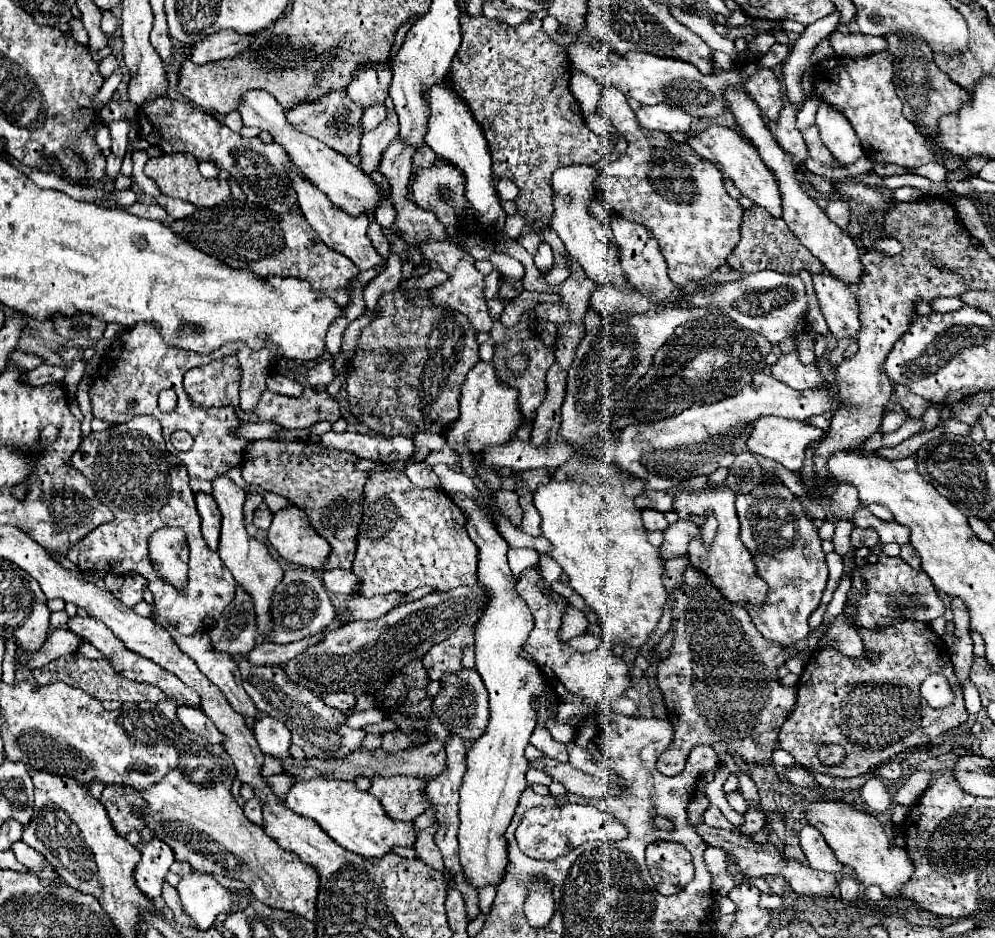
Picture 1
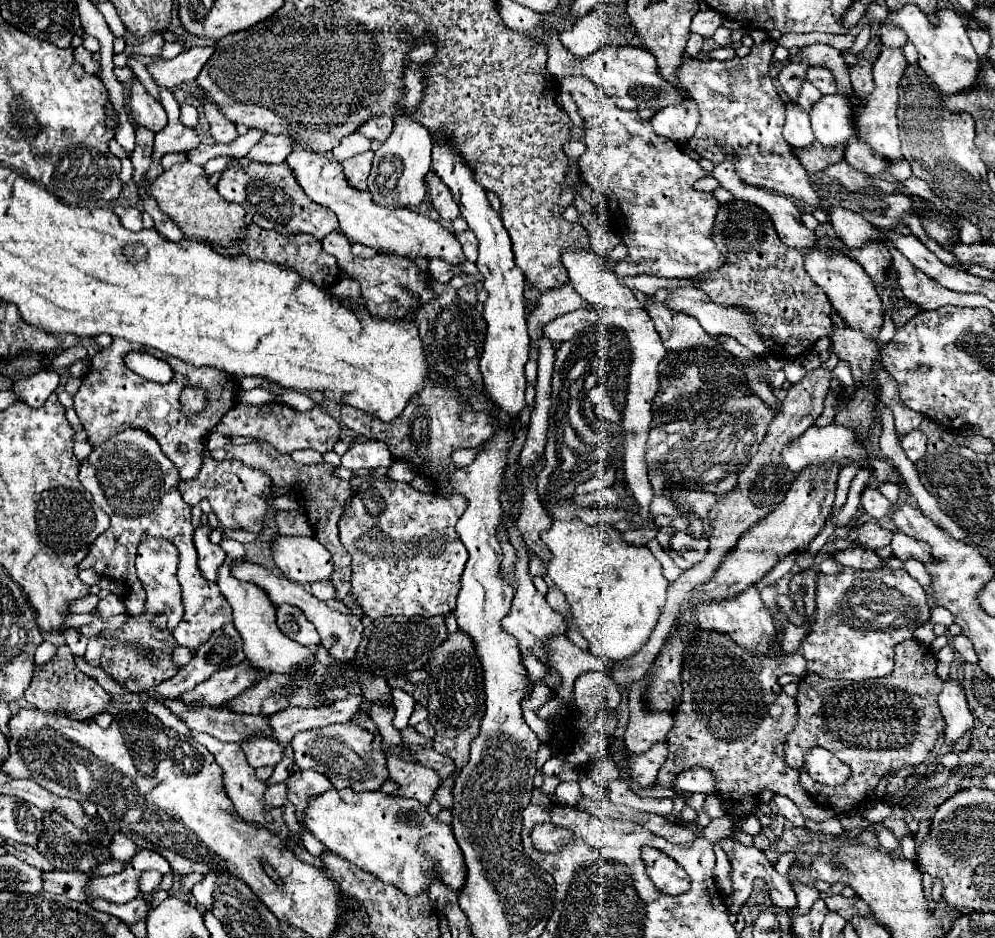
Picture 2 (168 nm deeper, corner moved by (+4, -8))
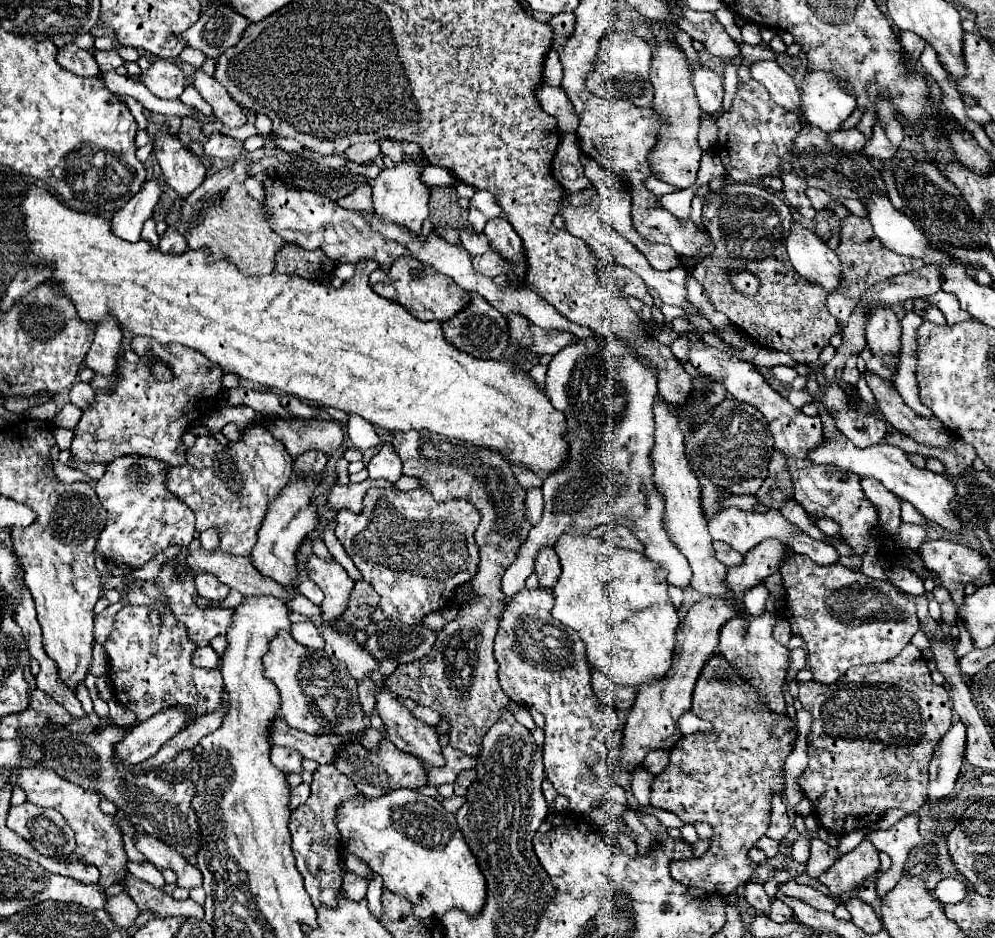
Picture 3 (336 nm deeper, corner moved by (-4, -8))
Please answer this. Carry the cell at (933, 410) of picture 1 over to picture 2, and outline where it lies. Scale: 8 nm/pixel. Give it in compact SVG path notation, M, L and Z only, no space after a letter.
M911 431L909 435L901 437L901 447L907 453L907 457L917 463L919 459L925 457L925 449L927 449L927 437L921 431Z

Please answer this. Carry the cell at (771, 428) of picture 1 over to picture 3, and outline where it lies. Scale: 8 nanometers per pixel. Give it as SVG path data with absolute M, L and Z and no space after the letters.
M821 409L821 421L823 421L823 441L821 445L817 445L815 449L809 451L809 461L813 465L835 465L839 469L857 473L861 479L865 477L873 477L877 481L881 481L885 485L885 489L893 491L899 499L905 499L909 503L915 505L915 509L929 521L939 523L941 527L959 533L961 531L961 521L955 517L955 511L951 509L951 499L955 497L955 489L953 483L947 481L943 475L933 473L929 469L917 469L905 455L905 451L901 451L899 447L887 445L887 443L875 443L871 447L857 447L849 437L845 437L837 427L835 427L835 419Z

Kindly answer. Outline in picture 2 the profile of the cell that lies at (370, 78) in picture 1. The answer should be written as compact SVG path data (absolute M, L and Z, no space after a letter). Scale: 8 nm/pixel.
M375 117L359 129L361 135L365 135L371 141L379 141L379 143L383 143L391 131L393 131L393 121L389 117Z

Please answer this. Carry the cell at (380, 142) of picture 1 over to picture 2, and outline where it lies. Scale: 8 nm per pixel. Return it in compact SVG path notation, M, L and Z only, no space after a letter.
M367 151L367 153L361 153L361 155L341 163L345 169L345 177L353 189L357 189L357 191L367 189L367 177L369 177L371 161L373 161L373 151Z

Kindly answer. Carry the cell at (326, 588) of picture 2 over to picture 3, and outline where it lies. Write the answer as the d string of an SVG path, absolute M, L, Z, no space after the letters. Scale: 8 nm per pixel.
M311 579L303 581L303 583L299 585L299 591L301 591L301 593L305 593L305 597L309 597L309 601L313 601L313 603L317 603L317 605L321 605L321 603L323 603L323 599L325 599L323 591L321 591L321 589L311 581Z

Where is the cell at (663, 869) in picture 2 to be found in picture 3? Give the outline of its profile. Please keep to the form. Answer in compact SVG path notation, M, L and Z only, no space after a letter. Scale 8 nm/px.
M713 655L703 665L693 691L691 711L701 719L711 721L711 729L697 731L693 735L683 735L679 743L671 749L667 769L653 779L651 807L671 811L685 823L713 823L713 843L705 857L691 861L673 861L671 877L681 885L693 885L727 895L747 885L757 869L757 863L749 859L747 853L755 845L755 841L759 841L767 831L771 813L771 793L781 793L785 789L783 765L787 755L795 747L797 727L789 715L773 713L767 703L759 699L757 689L751 687L749 681L745 681L723 655Z

